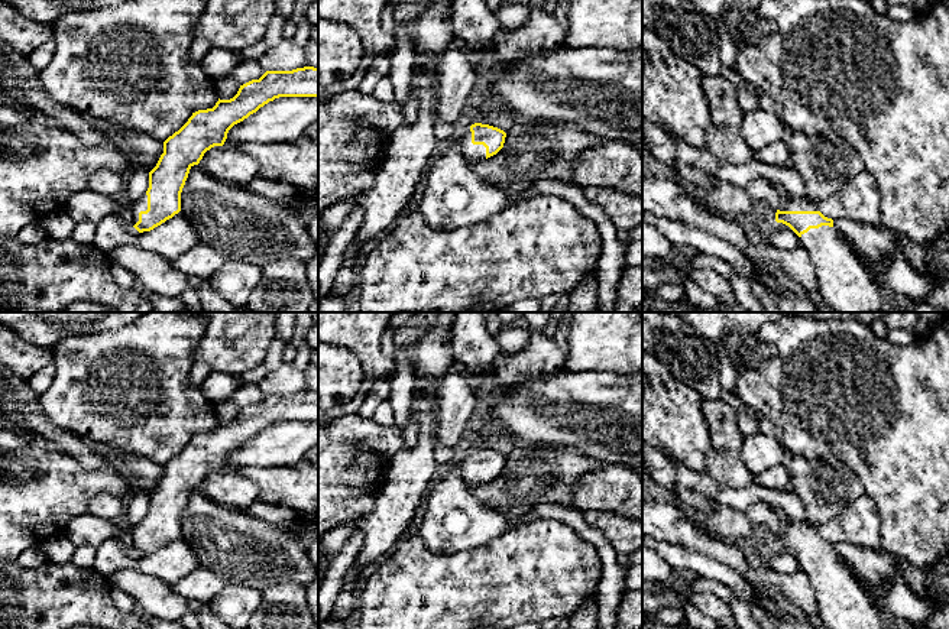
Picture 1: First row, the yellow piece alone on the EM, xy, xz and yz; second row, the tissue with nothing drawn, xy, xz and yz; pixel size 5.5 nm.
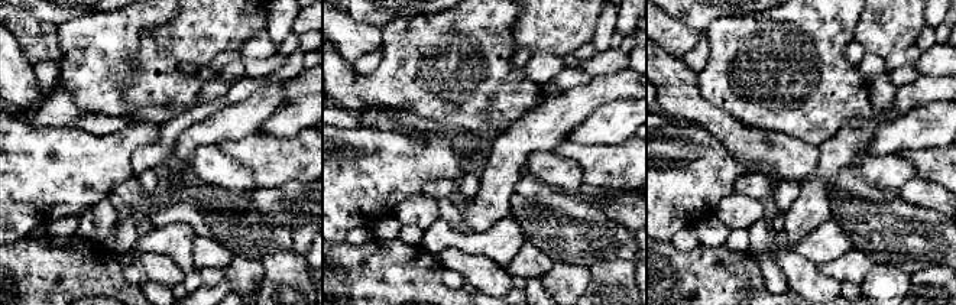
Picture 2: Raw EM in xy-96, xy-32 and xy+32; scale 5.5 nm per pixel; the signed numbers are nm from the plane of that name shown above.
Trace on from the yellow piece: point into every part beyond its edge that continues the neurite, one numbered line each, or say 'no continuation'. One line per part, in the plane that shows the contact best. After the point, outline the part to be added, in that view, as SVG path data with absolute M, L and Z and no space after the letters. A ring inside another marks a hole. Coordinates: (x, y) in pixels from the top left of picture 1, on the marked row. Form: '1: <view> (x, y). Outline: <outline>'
1: xz (470, 152). Outline: M464 127L461 136L457 140L461 145L461 153L467 163L486 159L486 147L483 145L472 143L470 127Z

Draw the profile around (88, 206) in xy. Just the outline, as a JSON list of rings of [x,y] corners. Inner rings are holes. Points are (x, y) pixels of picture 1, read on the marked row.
[[[82,189],[72,194],[67,202],[64,211],[75,221],[88,221],[98,224],[103,218],[110,215],[114,210],[110,195]]]

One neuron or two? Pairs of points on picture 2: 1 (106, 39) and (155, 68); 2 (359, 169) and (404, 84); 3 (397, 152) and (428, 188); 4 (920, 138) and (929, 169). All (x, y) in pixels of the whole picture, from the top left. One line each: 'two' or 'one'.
1: one
2: two
3: two
4: two

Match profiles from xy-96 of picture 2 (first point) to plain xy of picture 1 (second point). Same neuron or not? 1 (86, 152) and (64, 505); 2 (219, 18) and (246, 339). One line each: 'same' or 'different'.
1: same
2: same

